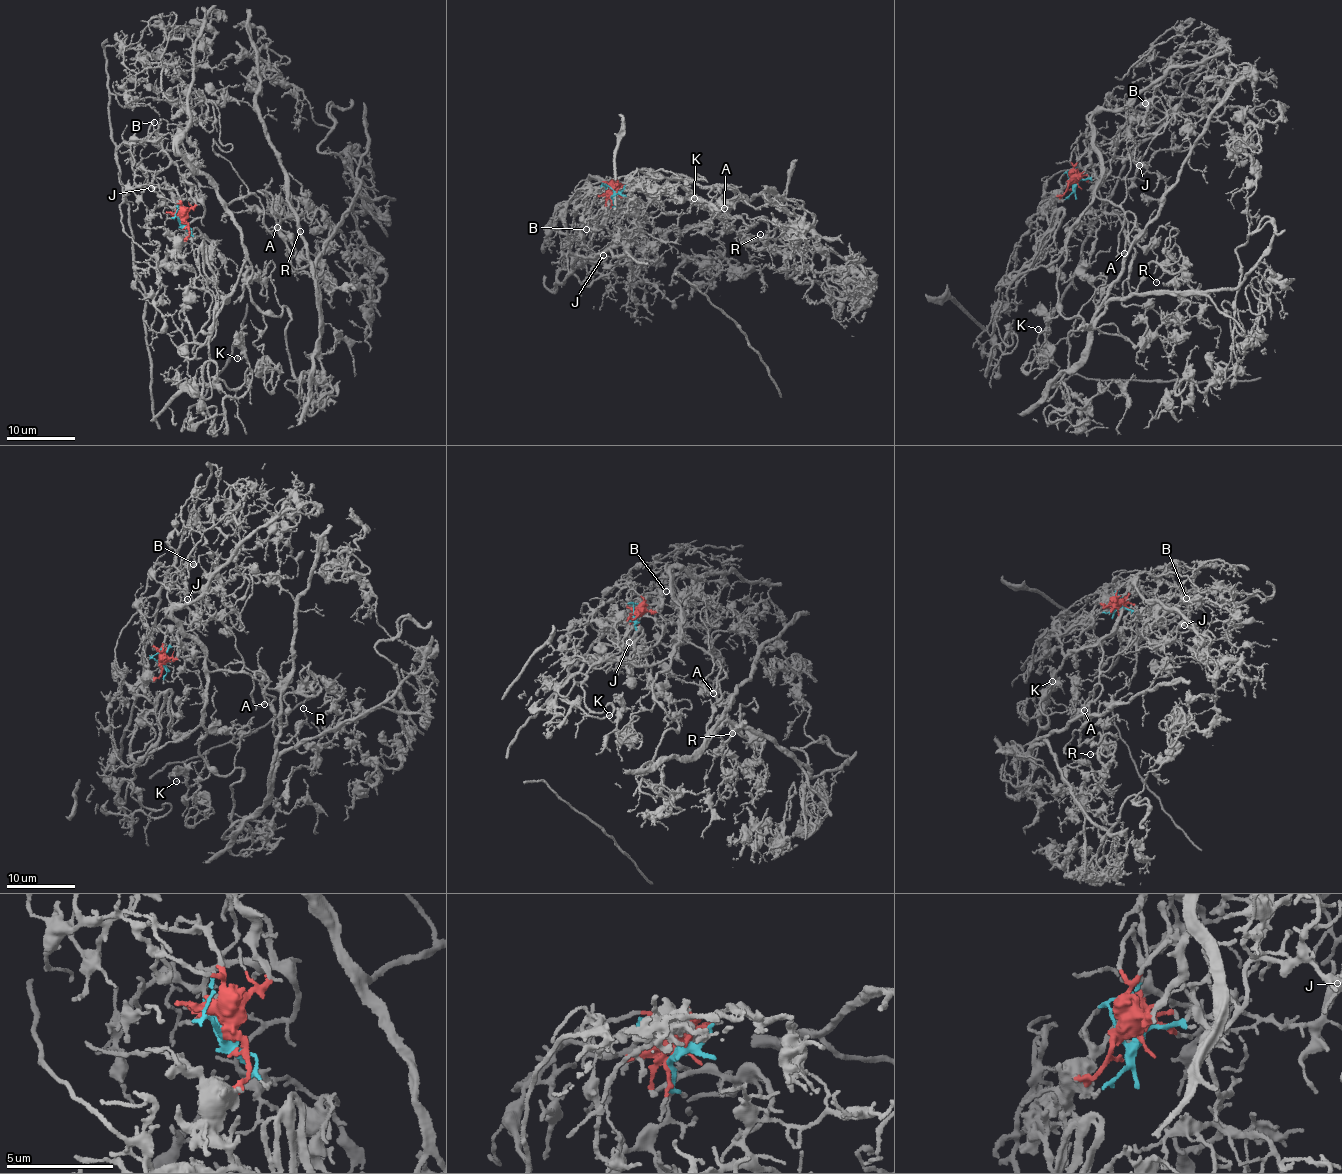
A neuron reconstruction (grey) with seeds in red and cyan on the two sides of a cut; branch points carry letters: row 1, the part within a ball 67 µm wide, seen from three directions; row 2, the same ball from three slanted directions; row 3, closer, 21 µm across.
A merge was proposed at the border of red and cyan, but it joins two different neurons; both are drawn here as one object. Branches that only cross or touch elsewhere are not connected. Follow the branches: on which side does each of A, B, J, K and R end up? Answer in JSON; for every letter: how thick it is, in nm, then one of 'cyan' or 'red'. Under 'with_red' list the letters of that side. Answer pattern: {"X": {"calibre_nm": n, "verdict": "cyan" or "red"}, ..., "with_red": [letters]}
{"A": {"calibre_nm": 200, "verdict": "red"}, "B": {"calibre_nm": 110, "verdict": "cyan"}, "J": {"calibre_nm": 120, "verdict": "cyan"}, "K": {"calibre_nm": 150, "verdict": "red"}, "R": {"calibre_nm": 120, "verdict": "red"}, "with_red": ["A", "K", "R"]}

